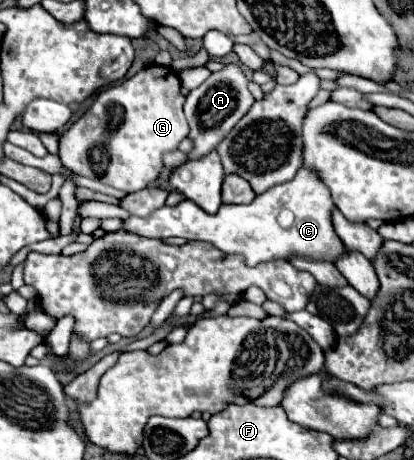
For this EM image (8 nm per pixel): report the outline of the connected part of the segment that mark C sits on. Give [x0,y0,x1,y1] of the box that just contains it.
[123,169,347,267]

